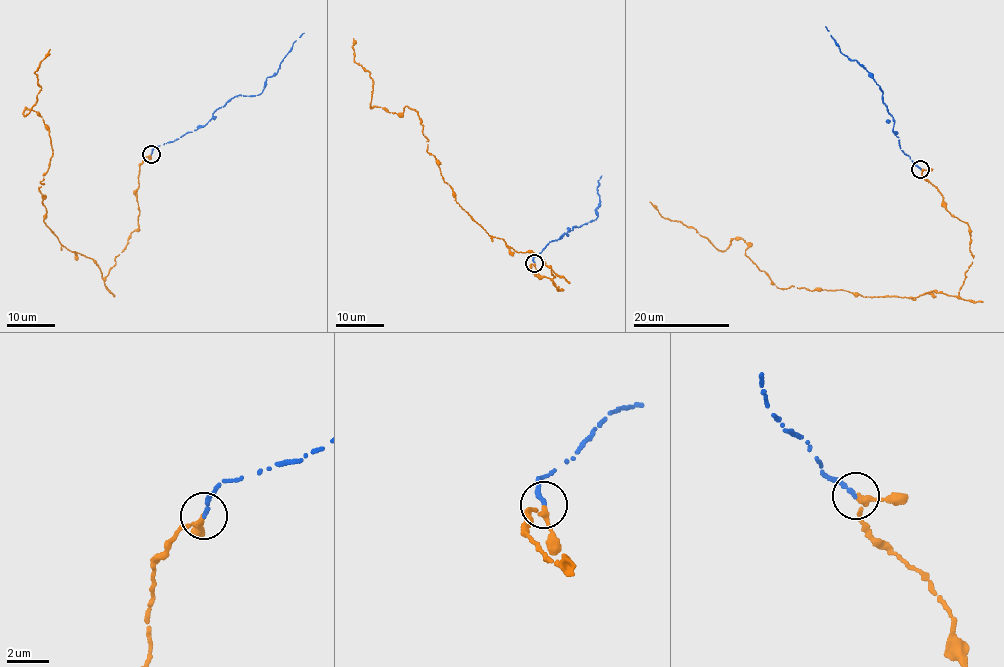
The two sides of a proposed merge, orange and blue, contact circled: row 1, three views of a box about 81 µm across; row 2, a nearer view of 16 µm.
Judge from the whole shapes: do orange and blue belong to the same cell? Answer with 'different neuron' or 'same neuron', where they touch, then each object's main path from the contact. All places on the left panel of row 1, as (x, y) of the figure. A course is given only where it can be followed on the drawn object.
same neuron; place (151, 154); course orange (150, 154), (138, 225), (103, 278), (43, 221), (38, 187), (53, 151), (36, 111), (23, 114), (50, 49); course blue (151, 154), (156, 145), (202, 126), (234, 96), (260, 93), (268, 77), (277, 72), (304, 33)

